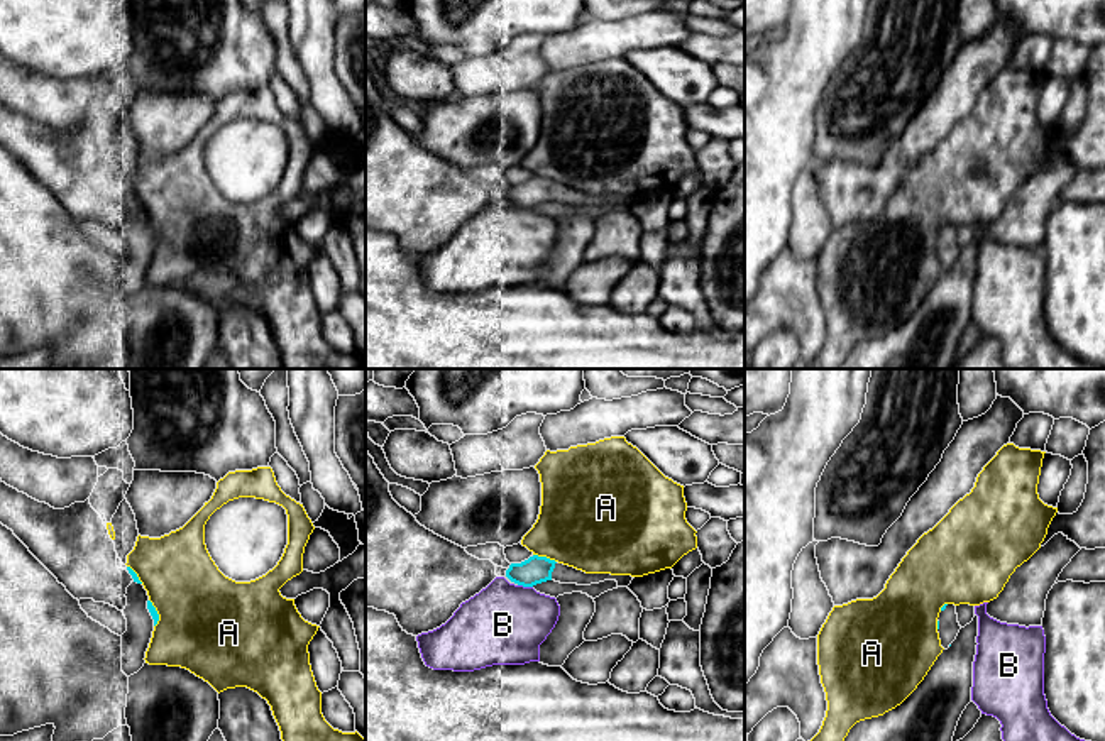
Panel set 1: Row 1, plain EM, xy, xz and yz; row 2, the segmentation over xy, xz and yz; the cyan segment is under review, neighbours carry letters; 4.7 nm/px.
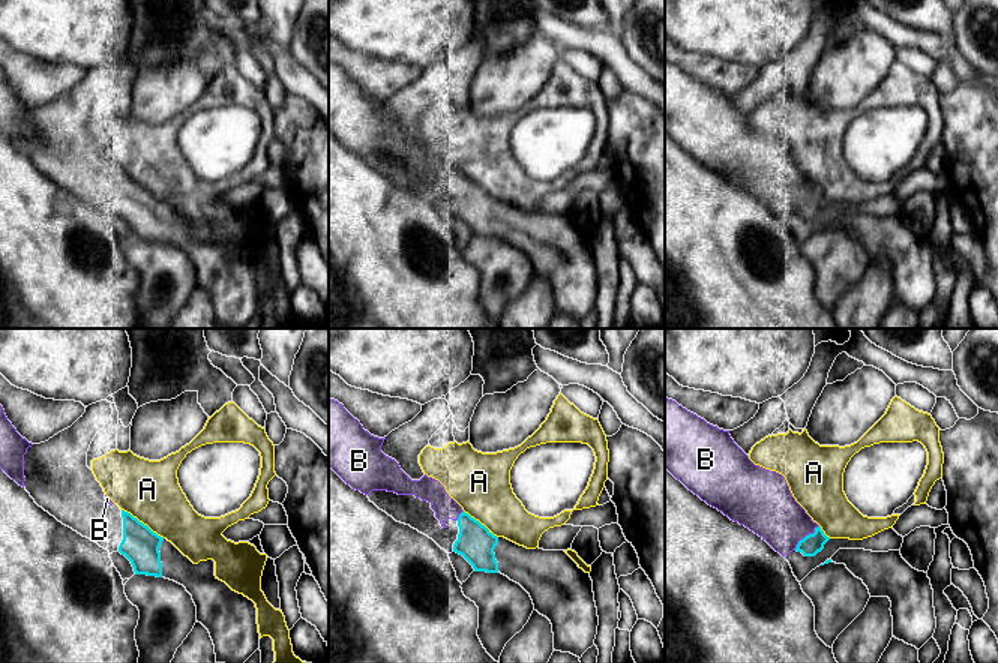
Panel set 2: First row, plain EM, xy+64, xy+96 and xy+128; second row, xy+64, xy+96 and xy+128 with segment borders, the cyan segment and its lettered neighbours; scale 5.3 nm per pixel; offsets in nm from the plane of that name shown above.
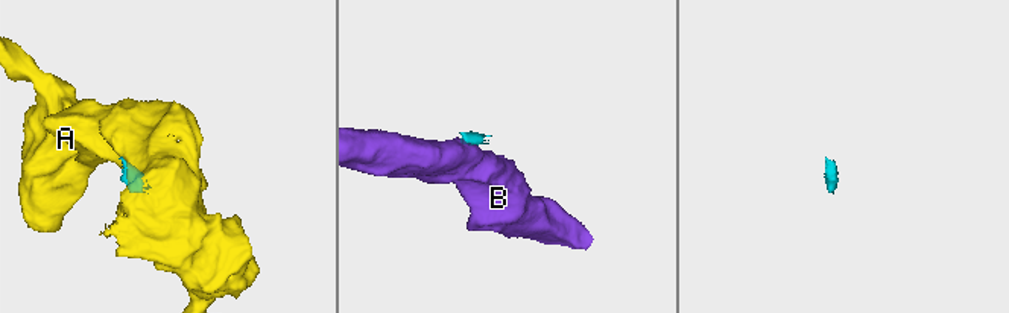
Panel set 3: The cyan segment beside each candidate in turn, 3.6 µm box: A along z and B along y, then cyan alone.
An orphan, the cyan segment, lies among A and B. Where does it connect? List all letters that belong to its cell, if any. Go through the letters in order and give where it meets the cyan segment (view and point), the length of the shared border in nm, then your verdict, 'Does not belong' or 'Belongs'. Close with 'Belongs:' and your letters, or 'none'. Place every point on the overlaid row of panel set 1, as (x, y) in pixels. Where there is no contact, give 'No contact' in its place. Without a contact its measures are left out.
A: Touches cyan at xz (545, 557). Shared border 120 nm. Does not belong
B: Touches cyan at xz (525, 586). Shared border 70 nm. Does not belong
Belongs: none

